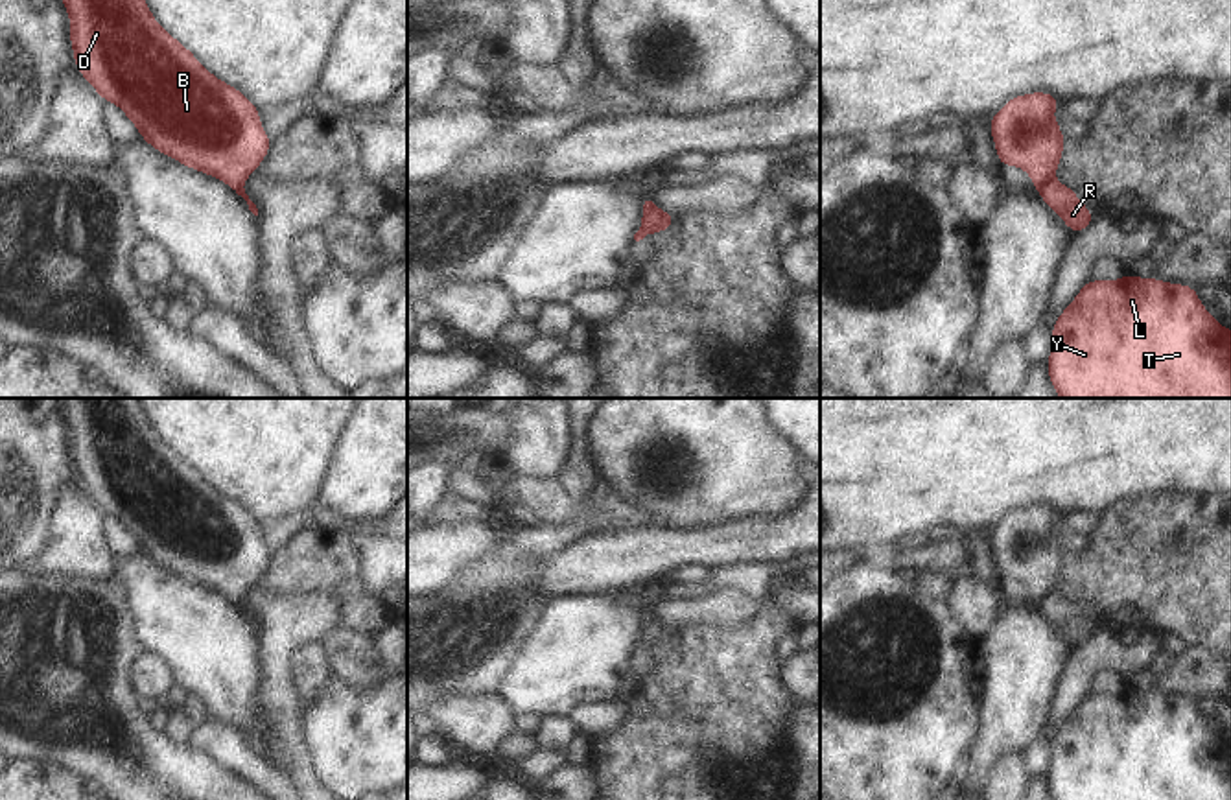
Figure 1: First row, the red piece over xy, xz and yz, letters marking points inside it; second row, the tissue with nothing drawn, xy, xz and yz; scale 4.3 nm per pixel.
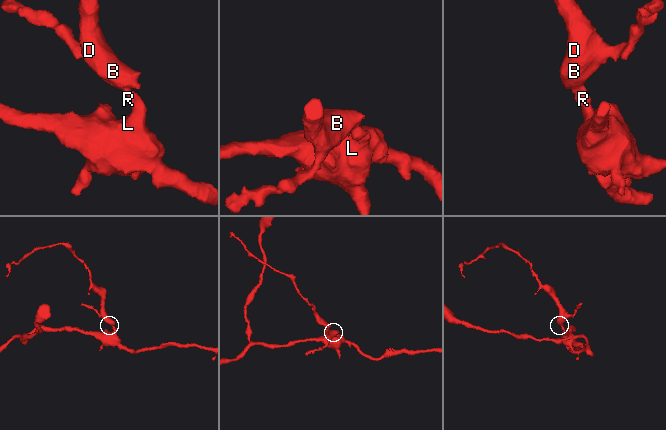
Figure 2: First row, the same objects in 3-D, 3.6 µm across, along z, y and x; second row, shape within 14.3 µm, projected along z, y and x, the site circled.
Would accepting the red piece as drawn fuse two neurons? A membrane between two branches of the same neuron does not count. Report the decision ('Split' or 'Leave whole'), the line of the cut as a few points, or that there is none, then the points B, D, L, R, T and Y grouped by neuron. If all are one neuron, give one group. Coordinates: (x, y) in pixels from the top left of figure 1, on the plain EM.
Split. Split along yz (1051, 590), (1036, 603). Groups: B D / L R T Y.

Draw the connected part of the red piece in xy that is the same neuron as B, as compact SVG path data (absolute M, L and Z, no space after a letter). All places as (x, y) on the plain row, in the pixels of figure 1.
M59 398L59 404L70 429L74 477L88 498L105 516L118 518L151 560L238 605L273 559L262 540L258 520L234 498L227 498L206 483L184 457L157 435L138 398Z

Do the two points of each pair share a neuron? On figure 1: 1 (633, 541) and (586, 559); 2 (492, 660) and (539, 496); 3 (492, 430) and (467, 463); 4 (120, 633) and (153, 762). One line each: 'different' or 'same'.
1: same
2: different
3: different
4: same

